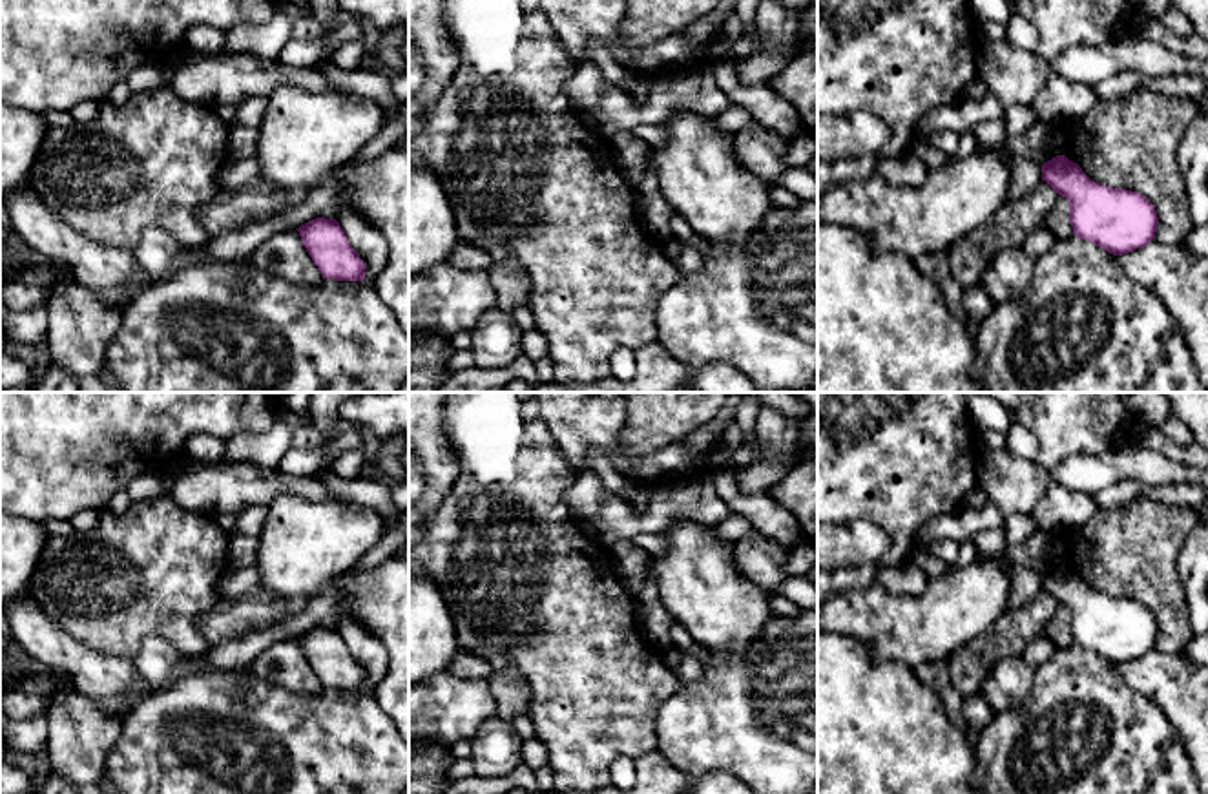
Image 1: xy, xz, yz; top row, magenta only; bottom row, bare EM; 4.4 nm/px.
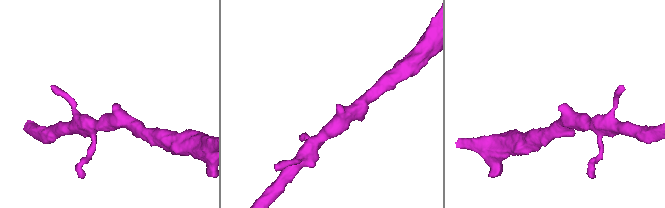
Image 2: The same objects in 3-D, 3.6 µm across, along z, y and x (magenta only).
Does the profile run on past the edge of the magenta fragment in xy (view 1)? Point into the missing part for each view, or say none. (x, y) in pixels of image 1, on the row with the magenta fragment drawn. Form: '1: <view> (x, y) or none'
1: none

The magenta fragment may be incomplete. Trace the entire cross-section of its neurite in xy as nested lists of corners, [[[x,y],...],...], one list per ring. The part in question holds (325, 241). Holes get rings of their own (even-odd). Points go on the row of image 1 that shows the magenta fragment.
[[[316,217],[296,230],[323,279],[365,279],[367,266],[336,219]]]

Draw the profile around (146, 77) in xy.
[[[155,62],[155,64],[142,64],[130,71],[126,77],[126,86],[130,93],[148,93],[155,88],[168,86],[173,73],[173,64]]]

